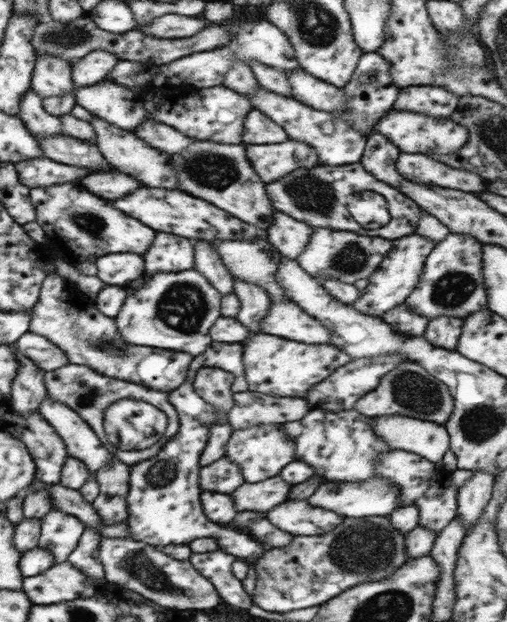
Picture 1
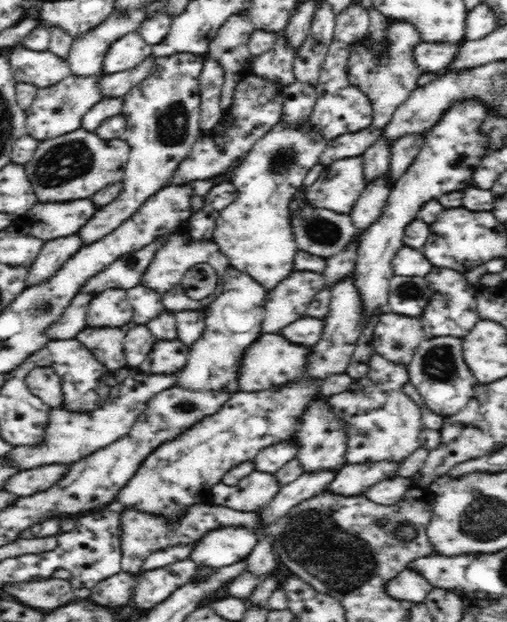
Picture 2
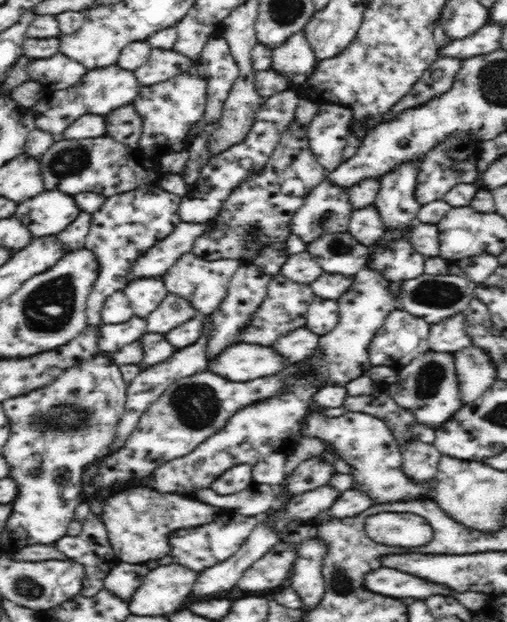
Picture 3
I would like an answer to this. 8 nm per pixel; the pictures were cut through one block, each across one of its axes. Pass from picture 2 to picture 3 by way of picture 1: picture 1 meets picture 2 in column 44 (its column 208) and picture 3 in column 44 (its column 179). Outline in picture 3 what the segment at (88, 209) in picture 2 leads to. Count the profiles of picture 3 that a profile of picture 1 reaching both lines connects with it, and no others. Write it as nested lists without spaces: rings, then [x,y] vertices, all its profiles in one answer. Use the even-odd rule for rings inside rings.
[[[58,190],[42,192],[36,198],[20,202],[16,208],[16,218],[34,234],[48,236],[62,232],[70,222],[78,218],[80,210],[72,196]]]

